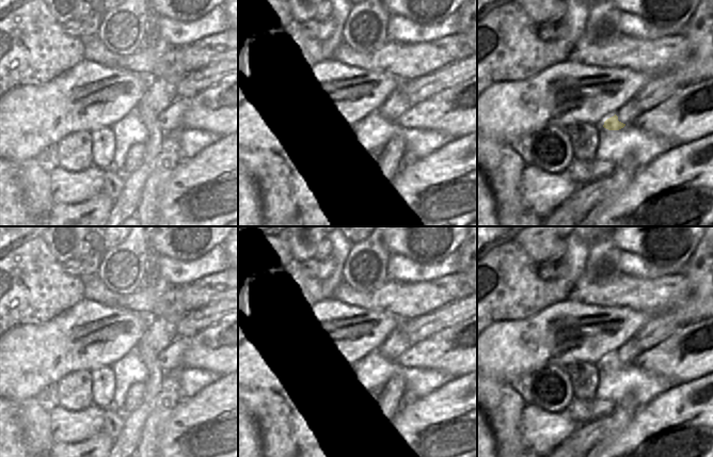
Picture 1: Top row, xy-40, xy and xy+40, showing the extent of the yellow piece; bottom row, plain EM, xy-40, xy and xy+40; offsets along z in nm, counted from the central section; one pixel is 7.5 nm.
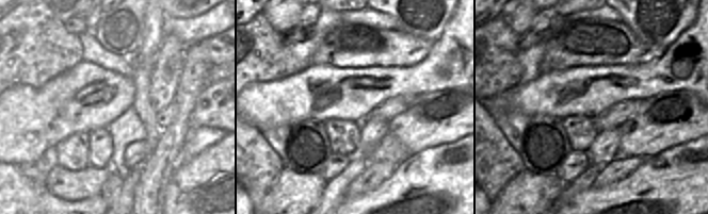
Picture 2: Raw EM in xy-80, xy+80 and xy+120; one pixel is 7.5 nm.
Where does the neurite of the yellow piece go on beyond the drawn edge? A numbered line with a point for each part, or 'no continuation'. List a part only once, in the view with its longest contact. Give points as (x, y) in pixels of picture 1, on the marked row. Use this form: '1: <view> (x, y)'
1: xy+40 (627, 114).

